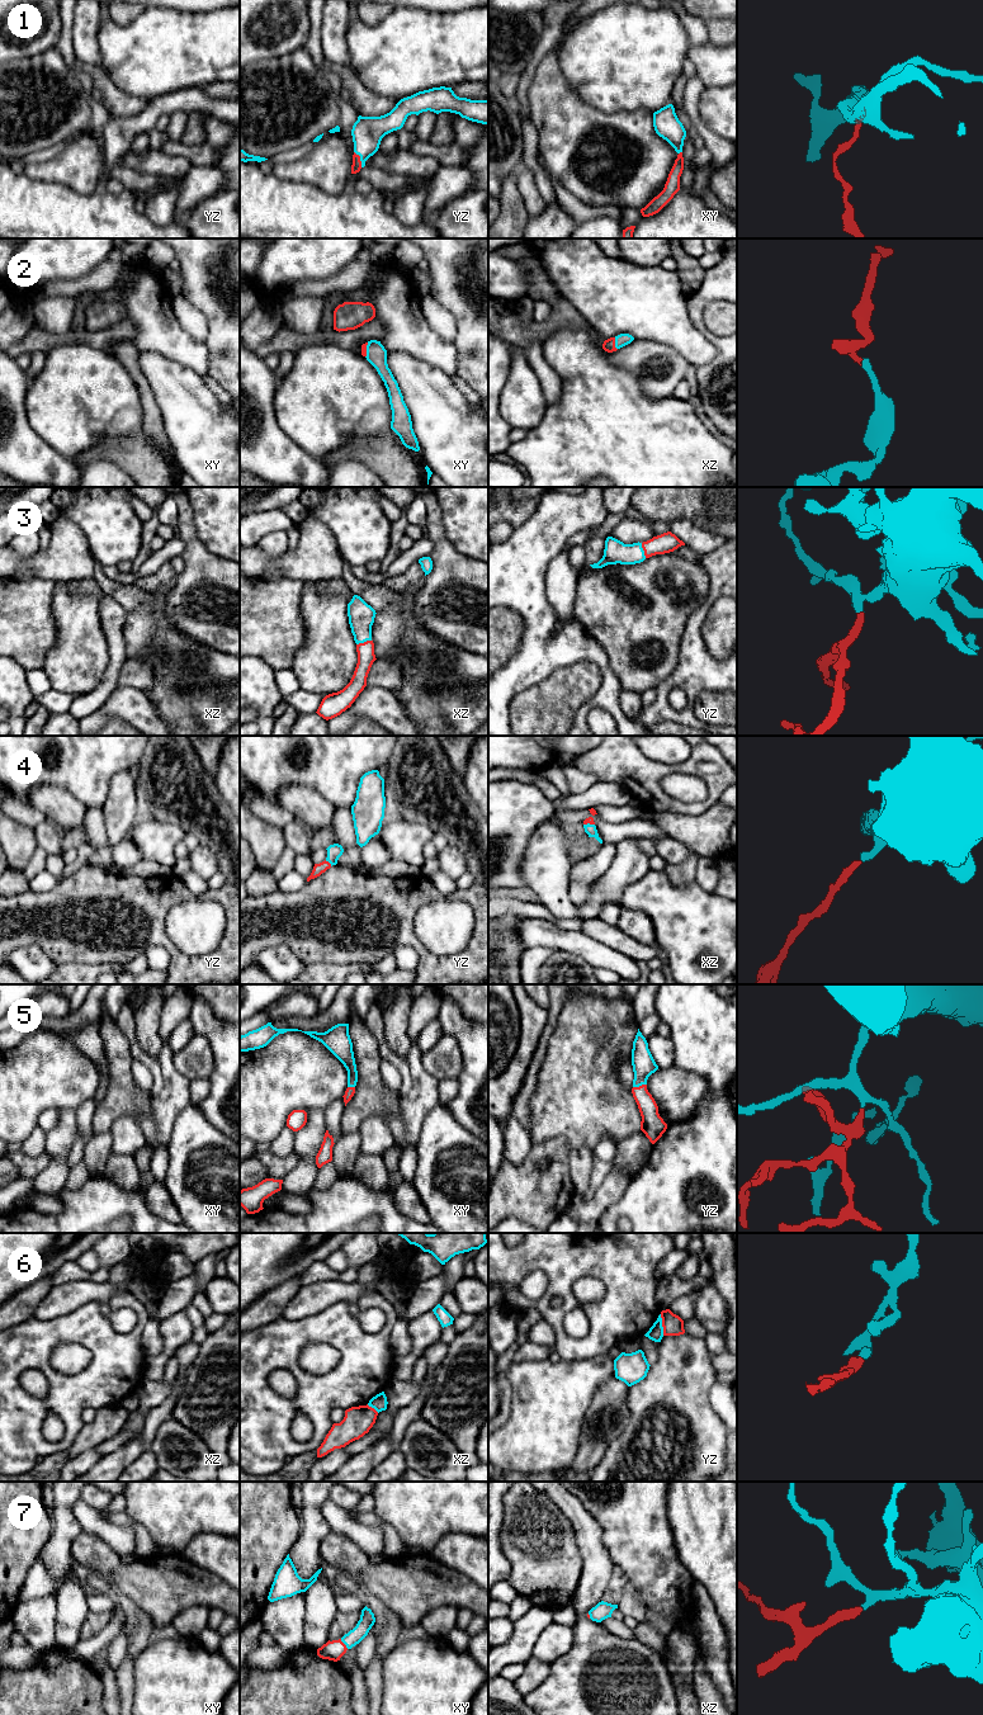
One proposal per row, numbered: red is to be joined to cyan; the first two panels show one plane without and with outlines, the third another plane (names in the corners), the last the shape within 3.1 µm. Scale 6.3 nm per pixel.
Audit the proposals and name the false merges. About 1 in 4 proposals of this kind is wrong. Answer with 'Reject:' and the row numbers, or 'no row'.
Reject: 6

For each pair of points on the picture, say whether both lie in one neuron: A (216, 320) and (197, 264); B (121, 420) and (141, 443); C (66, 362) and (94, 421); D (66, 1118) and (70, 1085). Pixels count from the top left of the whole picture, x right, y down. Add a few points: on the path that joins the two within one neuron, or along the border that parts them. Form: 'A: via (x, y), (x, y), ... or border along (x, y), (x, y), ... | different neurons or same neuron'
A: via (214, 306), (204, 287), (204, 278) | same neuron
B: border along (142, 429), (133, 434), (119, 431), (104, 438) | different neurons
C: via (76, 377), (81, 390), (81, 406) | same neuron
D: border along (56, 1109), (75, 1110) | different neurons

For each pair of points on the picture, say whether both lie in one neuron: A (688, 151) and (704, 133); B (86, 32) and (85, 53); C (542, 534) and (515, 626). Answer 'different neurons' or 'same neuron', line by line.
A: different neurons
B: same neuron
C: different neurons

